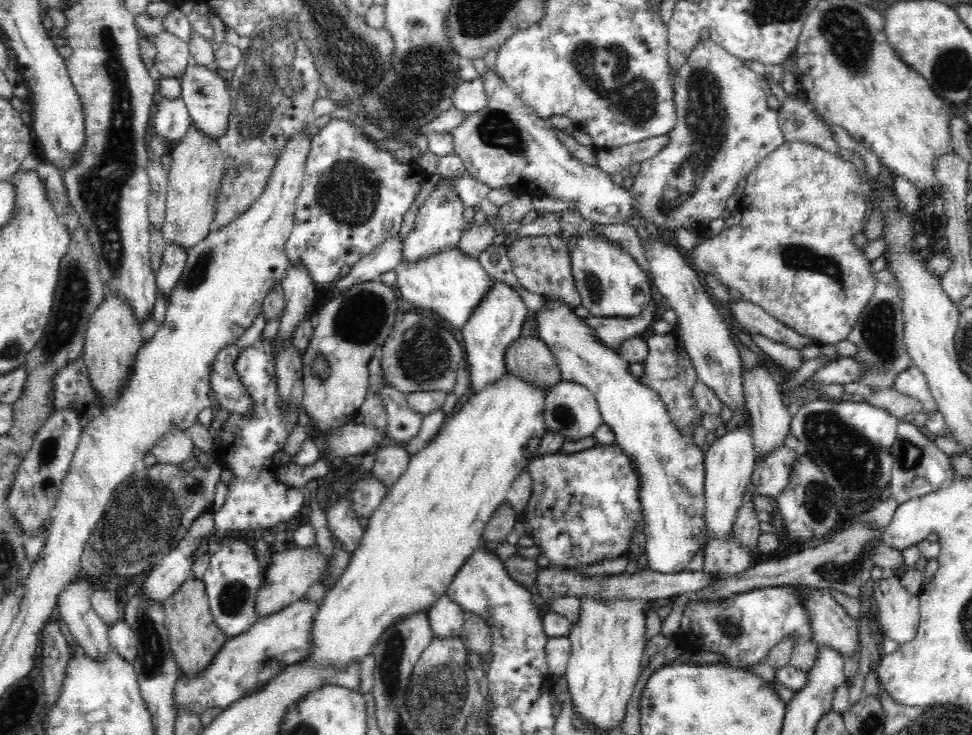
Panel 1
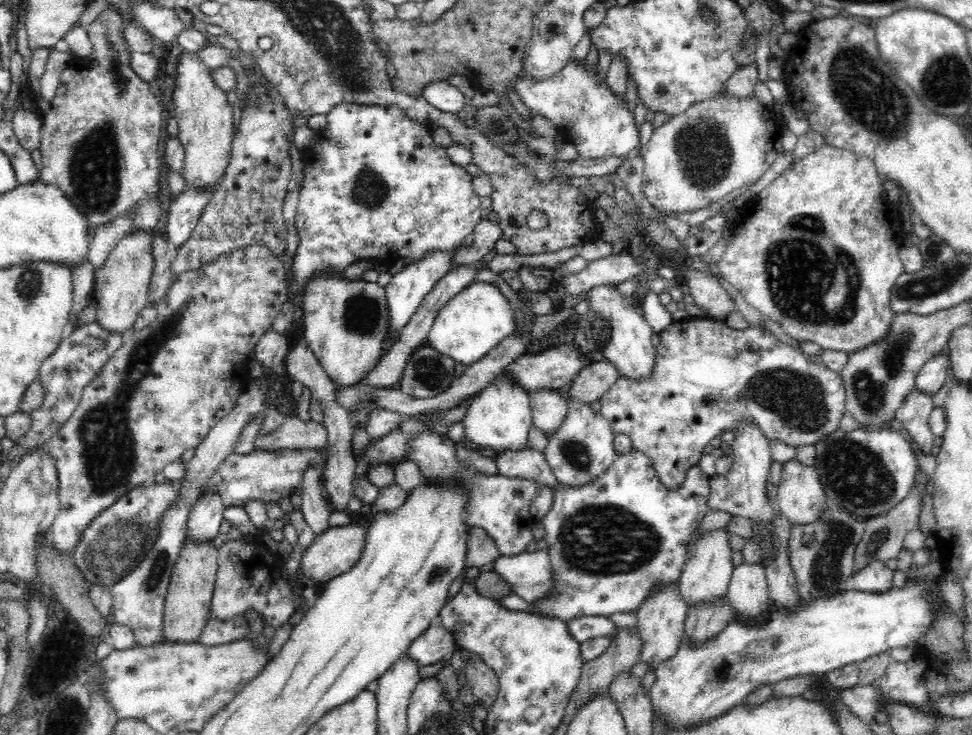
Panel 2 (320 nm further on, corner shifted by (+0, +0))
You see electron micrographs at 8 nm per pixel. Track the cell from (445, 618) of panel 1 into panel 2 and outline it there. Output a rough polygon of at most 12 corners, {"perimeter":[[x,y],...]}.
{"perimeter":[[438,622],[414,639],[406,655],[432,665],[456,649]]}

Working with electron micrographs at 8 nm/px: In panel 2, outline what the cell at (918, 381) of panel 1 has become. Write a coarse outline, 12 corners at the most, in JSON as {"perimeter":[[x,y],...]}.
{"perimeter":[[938,353],[925,362],[915,388],[933,396],[948,378],[951,357]]}

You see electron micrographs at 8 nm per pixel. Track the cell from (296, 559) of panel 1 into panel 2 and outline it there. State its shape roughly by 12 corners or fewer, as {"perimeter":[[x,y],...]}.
{"perimeter":[[330,527],[303,552],[304,576],[327,583],[361,557],[366,529]]}

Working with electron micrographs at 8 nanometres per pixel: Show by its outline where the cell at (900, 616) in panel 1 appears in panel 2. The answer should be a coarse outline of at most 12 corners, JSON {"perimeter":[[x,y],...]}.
{"perimeter":[[872,560],[854,574],[860,592],[892,588],[893,570]]}

